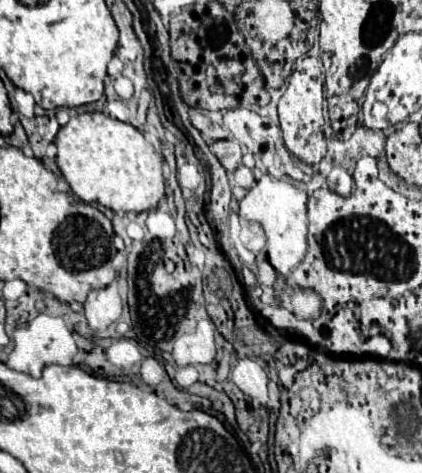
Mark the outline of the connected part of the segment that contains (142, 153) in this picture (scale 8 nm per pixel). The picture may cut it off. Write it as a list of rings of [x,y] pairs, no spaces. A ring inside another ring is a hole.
[[[105,113],[71,117],[55,135],[57,165],[71,191],[85,203],[101,203],[113,211],[149,211],[163,193],[163,155],[133,125]]]

